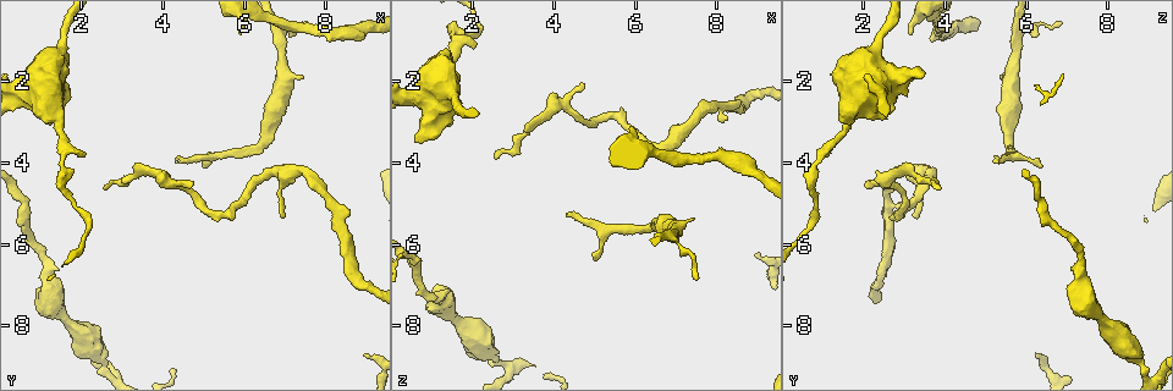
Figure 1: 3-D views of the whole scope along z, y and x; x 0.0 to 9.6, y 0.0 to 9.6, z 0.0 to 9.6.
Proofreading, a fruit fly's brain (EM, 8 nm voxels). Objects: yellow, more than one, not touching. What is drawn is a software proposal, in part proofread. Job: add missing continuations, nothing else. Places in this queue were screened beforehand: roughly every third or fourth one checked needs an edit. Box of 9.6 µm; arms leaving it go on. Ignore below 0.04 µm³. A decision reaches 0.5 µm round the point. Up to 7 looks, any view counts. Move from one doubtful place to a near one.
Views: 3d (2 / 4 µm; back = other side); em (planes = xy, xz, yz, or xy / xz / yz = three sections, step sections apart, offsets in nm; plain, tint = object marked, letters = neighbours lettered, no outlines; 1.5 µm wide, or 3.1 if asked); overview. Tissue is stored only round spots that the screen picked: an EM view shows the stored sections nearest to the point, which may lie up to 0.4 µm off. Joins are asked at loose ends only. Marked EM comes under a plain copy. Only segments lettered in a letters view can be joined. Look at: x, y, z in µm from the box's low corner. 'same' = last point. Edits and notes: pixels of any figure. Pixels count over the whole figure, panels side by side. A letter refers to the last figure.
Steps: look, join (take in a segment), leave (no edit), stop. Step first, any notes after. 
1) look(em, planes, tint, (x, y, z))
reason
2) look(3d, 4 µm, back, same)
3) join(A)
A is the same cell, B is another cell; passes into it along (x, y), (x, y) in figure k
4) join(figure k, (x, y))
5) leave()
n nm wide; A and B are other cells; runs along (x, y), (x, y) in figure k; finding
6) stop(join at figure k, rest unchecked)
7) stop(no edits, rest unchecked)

look(em, xy, step 8, letters, (7.45, 1.90, 5.40))
branch stops here

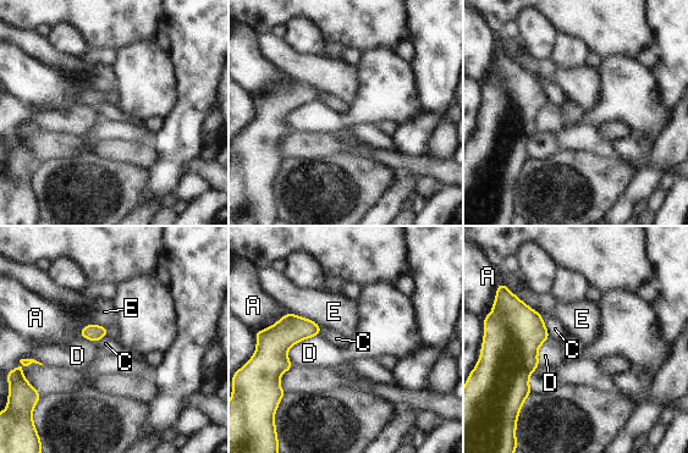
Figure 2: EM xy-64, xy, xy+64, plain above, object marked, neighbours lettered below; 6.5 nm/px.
leave()
A, C, D and E are other cells; border along (290, 311), (308, 318), (322, 326) in figure 2; none of them fits

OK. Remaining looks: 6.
look(em, xz, step 8, tint, (4.40, 3.90, 5.30))
an open end

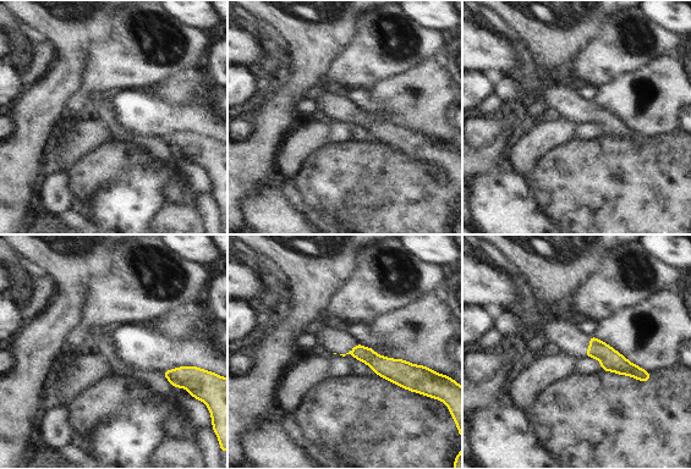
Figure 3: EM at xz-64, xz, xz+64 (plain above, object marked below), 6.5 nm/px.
look(em, planes, tint, same)
another direction

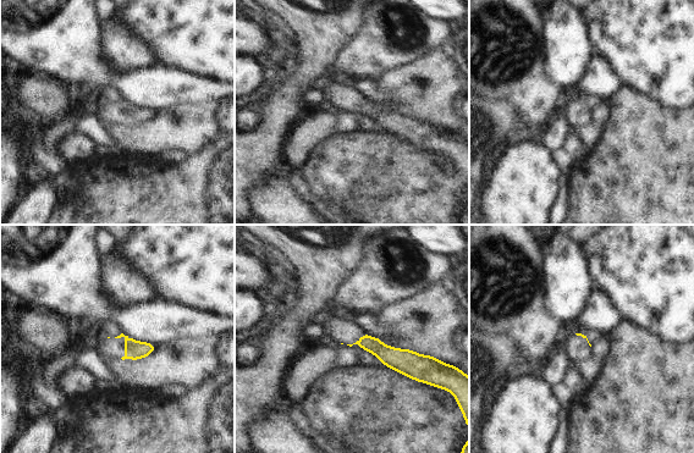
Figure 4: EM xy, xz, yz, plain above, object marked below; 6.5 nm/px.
look(em, planes, letters, same)
what lies round it

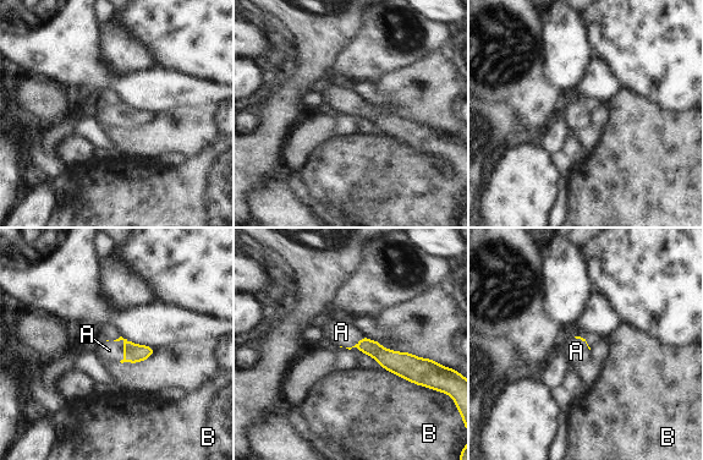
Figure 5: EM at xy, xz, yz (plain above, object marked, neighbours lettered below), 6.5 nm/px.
join(A)
A is the same cell, B is another cell; the neuron continues

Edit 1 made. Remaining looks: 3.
stop(join at figure 5, rest unchecked)

